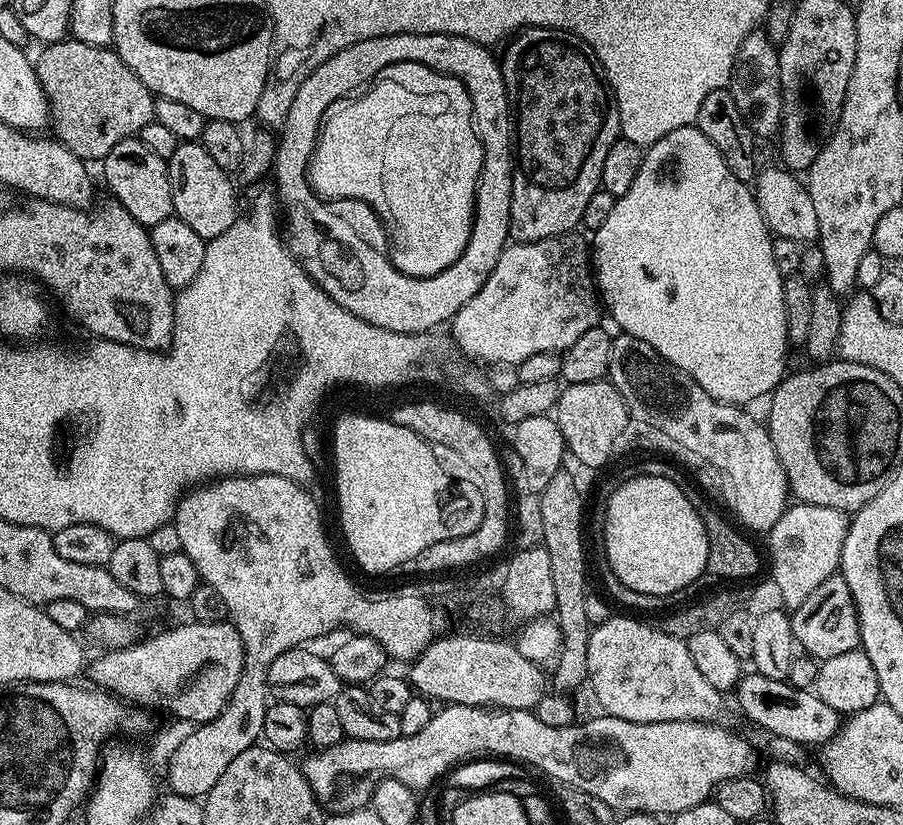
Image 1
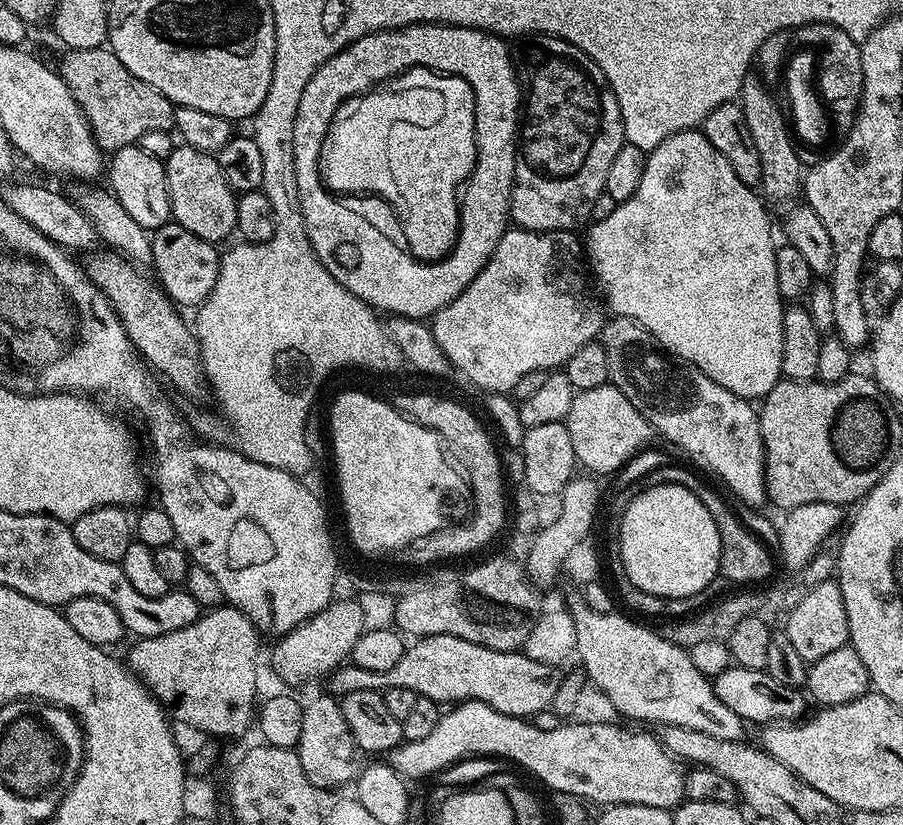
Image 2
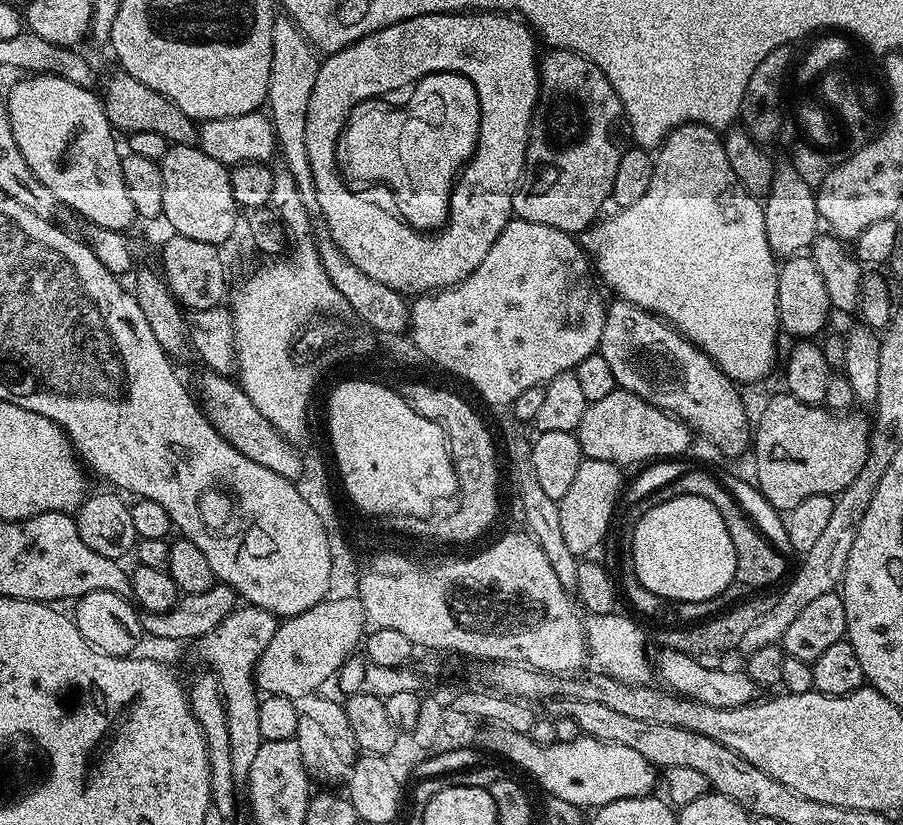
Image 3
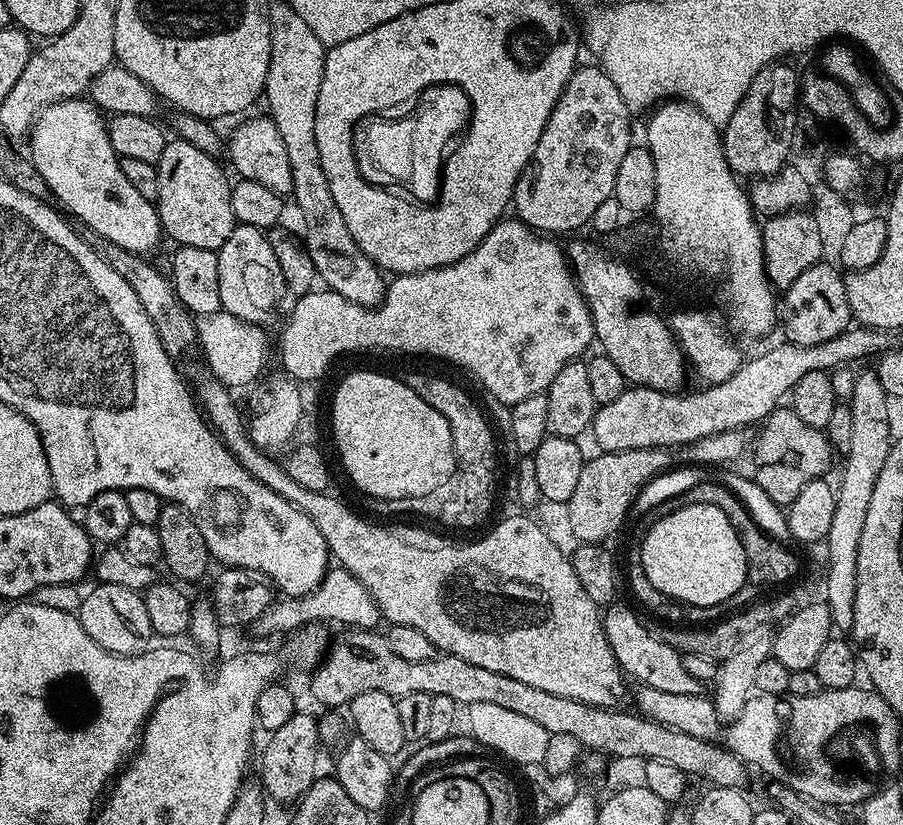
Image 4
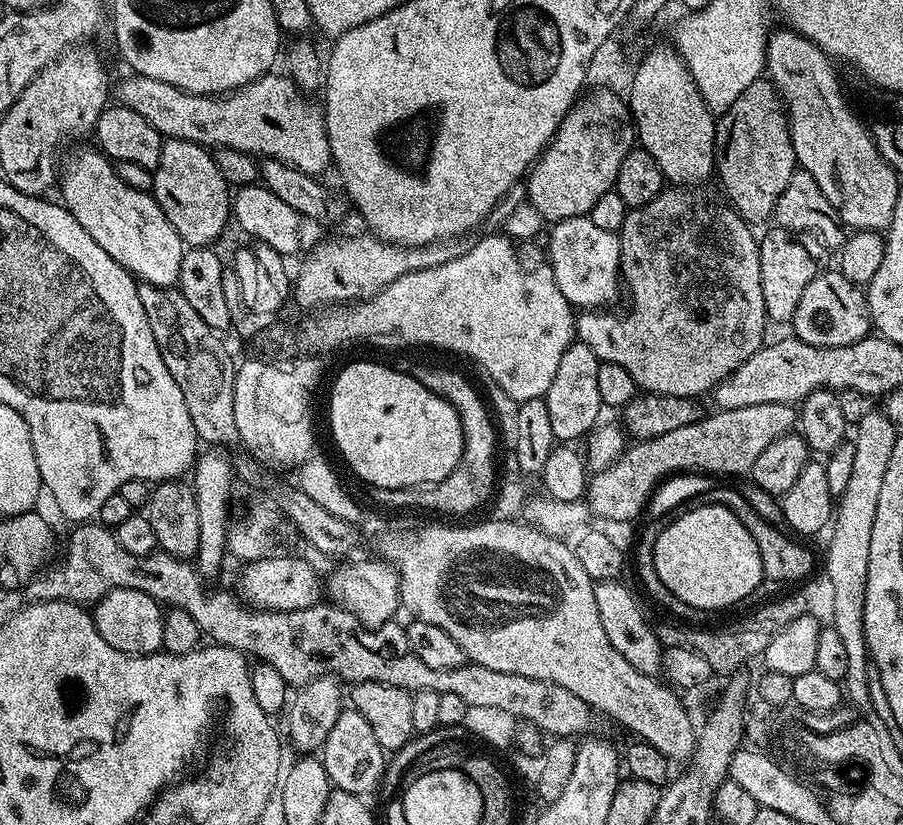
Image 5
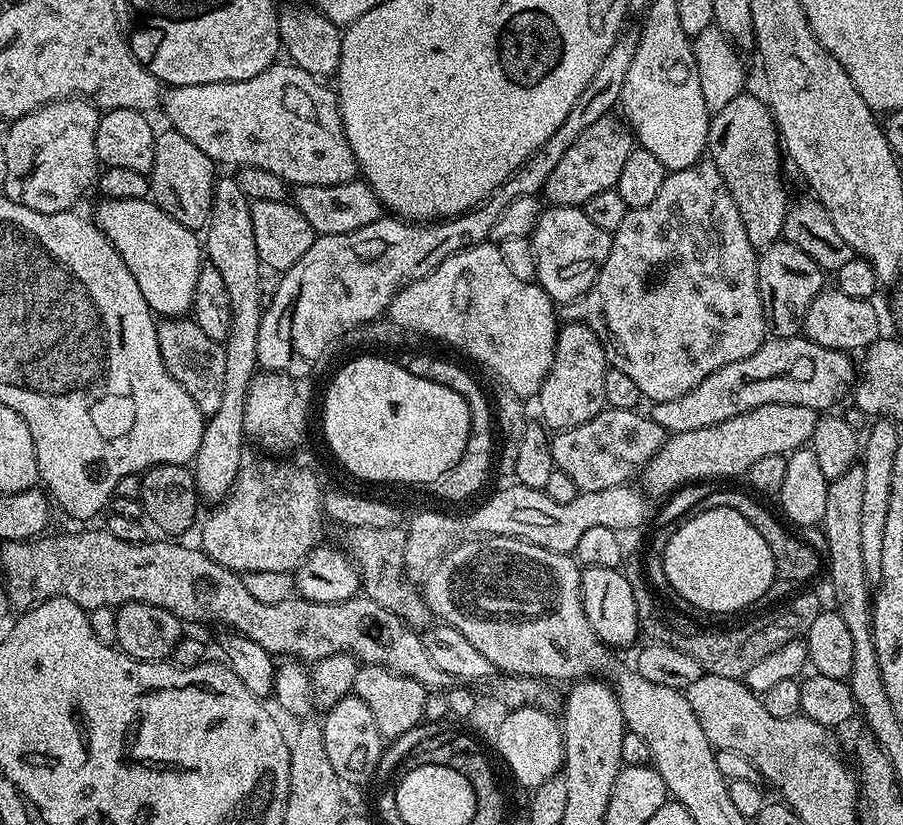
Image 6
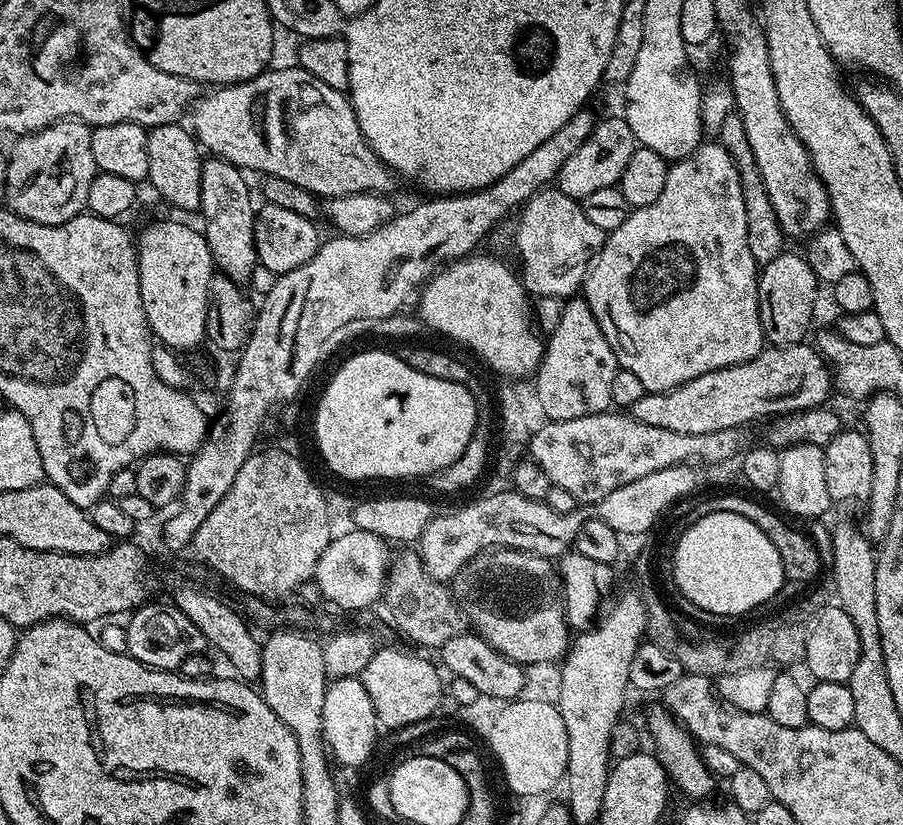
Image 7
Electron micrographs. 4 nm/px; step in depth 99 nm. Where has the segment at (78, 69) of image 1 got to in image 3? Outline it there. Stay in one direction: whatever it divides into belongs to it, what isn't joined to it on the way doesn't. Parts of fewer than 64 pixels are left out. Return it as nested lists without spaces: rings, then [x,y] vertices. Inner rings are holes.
[[[116,70],[108,80],[108,96],[103,97],[104,109],[108,112],[108,120],[113,129],[120,134],[131,134],[146,130],[149,134],[162,134],[172,144],[196,144],[198,140],[197,121],[191,120],[170,98],[158,94],[158,90],[150,90],[138,78],[128,72]]]

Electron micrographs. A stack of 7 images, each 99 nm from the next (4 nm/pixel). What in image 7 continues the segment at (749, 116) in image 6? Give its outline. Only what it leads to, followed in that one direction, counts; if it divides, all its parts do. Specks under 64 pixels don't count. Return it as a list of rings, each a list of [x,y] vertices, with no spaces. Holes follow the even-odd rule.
[[[739,114],[727,116],[722,122],[718,142],[732,155],[732,161],[736,163],[736,169],[740,171],[742,198],[746,202],[746,246],[750,246],[750,254],[756,259],[757,265],[769,264],[785,251],[786,237],[784,231],[780,229],[778,214],[770,202],[770,194],[766,194],[766,186],[762,182],[750,142],[746,138],[746,126]]]

